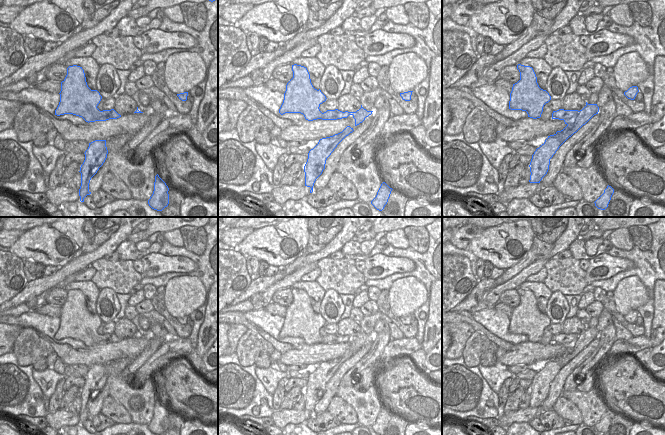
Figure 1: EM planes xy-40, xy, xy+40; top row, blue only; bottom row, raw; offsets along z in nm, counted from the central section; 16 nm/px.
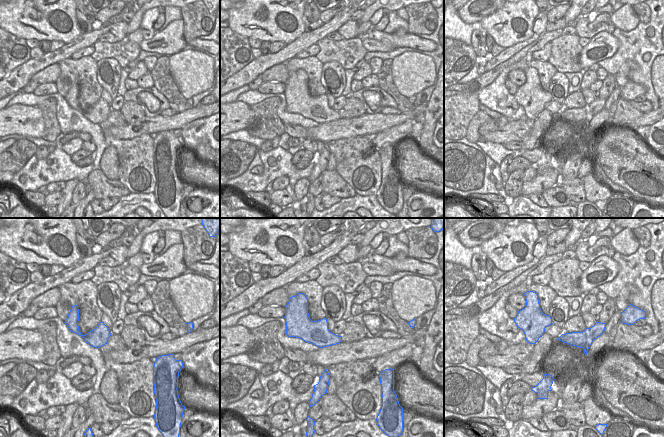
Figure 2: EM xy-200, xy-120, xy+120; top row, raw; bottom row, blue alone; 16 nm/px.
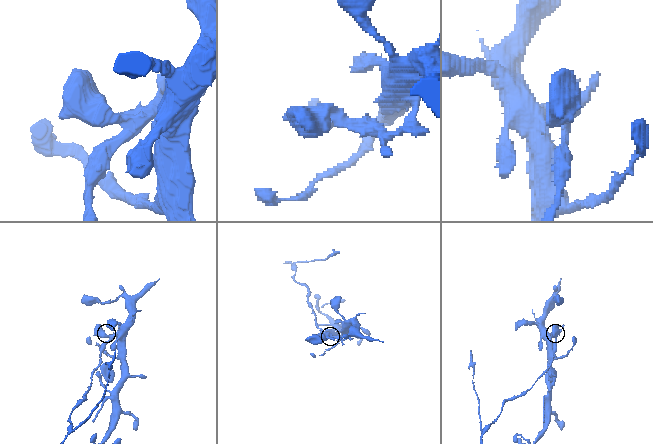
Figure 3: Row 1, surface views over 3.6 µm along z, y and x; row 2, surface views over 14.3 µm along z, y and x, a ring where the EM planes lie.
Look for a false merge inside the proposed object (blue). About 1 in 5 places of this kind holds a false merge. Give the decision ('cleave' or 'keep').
cleave

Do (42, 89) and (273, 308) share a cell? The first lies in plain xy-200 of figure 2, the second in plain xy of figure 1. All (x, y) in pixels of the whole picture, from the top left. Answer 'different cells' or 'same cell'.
same cell

